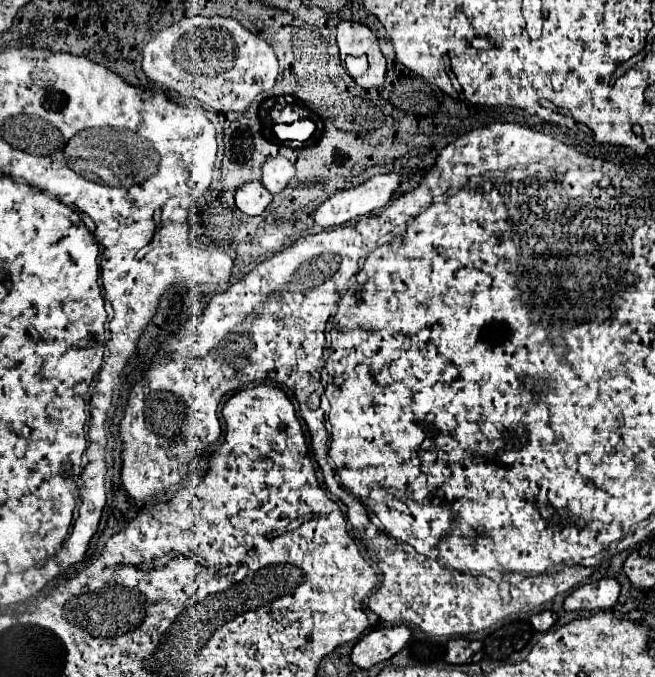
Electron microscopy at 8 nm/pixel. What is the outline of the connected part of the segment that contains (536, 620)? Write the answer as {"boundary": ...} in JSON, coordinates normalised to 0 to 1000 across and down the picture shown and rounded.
{"boundary":[[[838,901],[811,910],[812,926],[821,934],[834,934],[846,925],[850,917],[850,908]]]}

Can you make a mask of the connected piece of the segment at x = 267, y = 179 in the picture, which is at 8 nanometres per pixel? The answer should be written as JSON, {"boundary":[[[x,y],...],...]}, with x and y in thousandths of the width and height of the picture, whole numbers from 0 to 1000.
{"boundary":[[[418,230],[418,233],[406,236],[406,242],[400,245],[400,272],[409,284],[424,287],[437,278],[440,266],[449,260],[449,254],[452,254],[452,248],[440,233]]]}

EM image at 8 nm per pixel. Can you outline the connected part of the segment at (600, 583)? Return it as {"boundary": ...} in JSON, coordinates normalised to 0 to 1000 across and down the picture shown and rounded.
{"boundary":[[[919,854],[879,869],[864,886],[861,898],[876,901],[925,901],[934,898],[947,877],[947,860],[940,854]]]}

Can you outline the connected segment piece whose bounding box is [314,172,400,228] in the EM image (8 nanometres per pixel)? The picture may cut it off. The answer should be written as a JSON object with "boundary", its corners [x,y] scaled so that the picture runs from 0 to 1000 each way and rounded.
{"boundary":[[[605,254],[568,260],[556,272],[513,284],[495,295],[479,313],[479,328],[492,337],[510,337],[540,325],[544,319],[559,319],[568,310],[589,304],[608,275],[611,260]]]}

